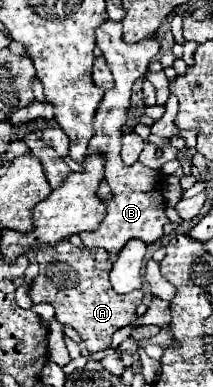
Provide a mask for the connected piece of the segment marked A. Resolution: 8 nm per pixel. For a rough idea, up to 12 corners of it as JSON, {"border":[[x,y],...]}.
{"border":[[38,248],[32,302],[50,302],[88,352],[136,320],[102,248]]}

